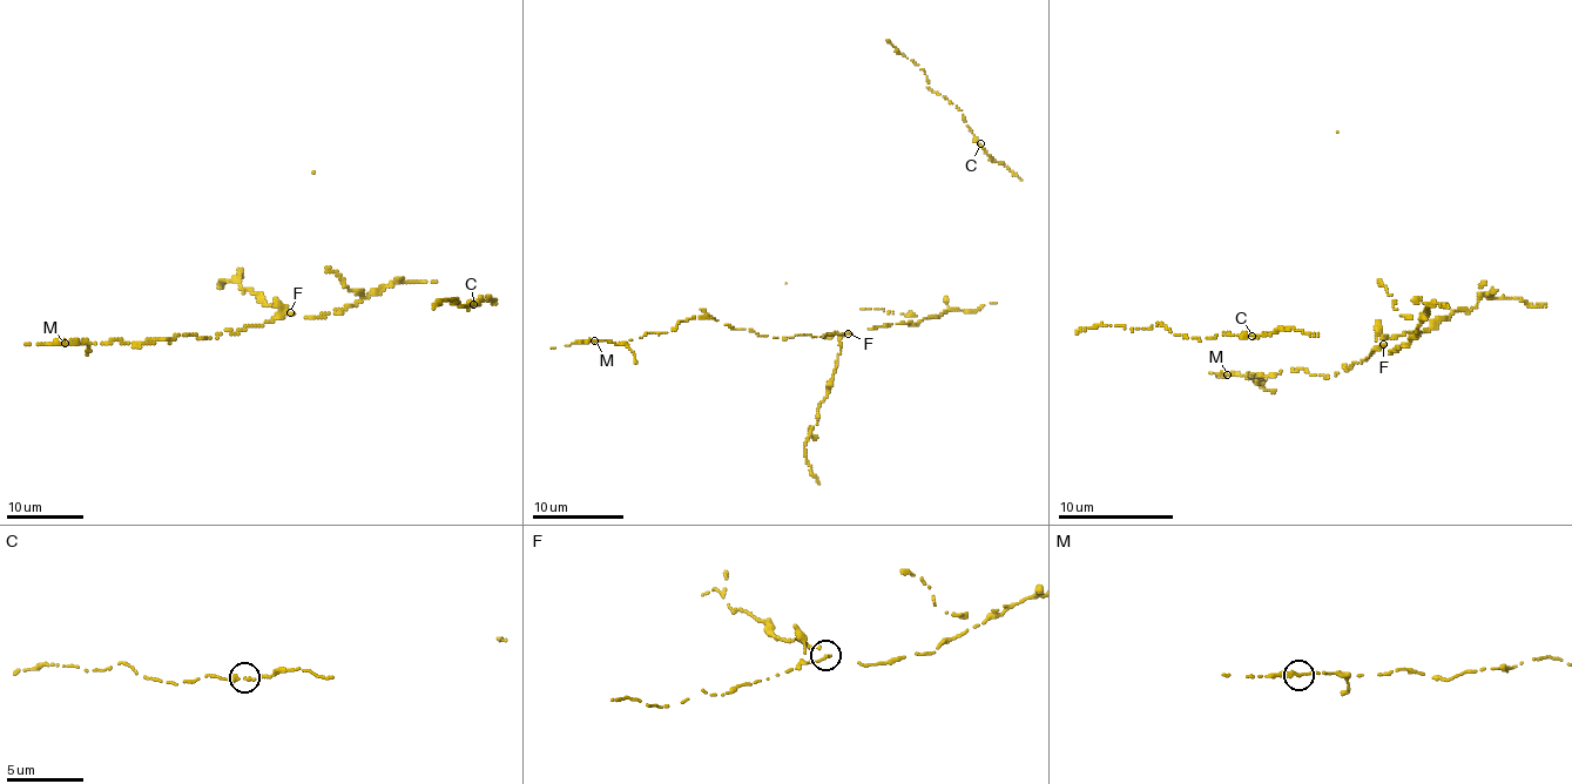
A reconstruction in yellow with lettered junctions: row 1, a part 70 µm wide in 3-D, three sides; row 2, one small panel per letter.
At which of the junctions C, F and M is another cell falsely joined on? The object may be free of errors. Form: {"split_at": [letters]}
{"split_at": ["F"]}

